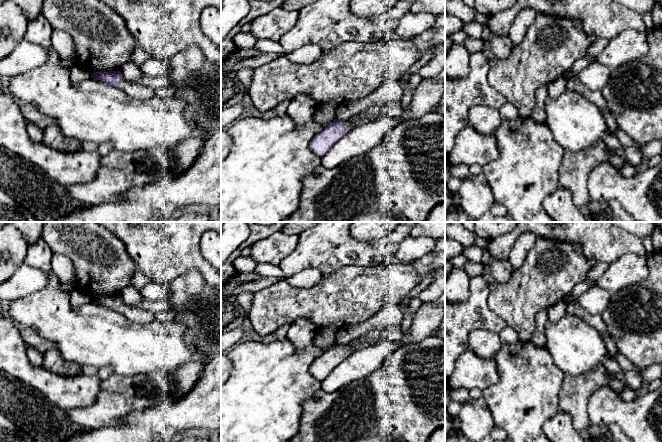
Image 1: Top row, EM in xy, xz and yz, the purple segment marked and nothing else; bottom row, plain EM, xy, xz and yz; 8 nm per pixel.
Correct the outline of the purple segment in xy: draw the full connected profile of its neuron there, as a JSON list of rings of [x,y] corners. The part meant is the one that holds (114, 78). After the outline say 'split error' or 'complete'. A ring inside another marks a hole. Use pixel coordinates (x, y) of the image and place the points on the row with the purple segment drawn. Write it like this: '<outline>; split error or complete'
[[[120,71],[94,72],[91,77],[108,85],[121,88],[128,96],[135,99],[145,100],[155,96],[155,89],[136,82],[126,81]]]; split error

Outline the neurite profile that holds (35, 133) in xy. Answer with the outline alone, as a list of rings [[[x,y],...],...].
[[[28,122],[26,125],[26,130],[30,139],[33,142],[36,142],[36,143],[43,142],[43,129],[38,127],[36,124],[32,122]]]

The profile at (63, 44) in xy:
[[[62,30],[52,31],[51,45],[61,58],[66,58],[74,62],[75,51],[74,42],[69,34]]]

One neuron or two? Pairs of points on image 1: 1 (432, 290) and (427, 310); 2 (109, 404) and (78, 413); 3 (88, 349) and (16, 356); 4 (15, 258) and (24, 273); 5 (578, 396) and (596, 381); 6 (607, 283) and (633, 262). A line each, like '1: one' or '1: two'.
1: two
2: one
3: two
4: two
5: one
6: one

